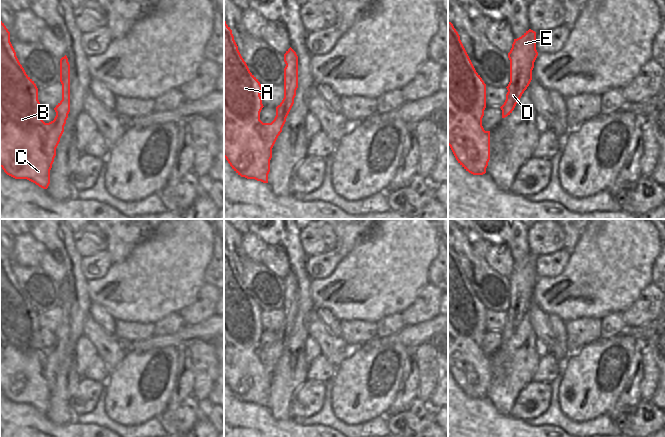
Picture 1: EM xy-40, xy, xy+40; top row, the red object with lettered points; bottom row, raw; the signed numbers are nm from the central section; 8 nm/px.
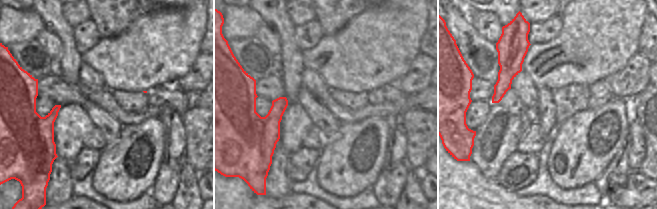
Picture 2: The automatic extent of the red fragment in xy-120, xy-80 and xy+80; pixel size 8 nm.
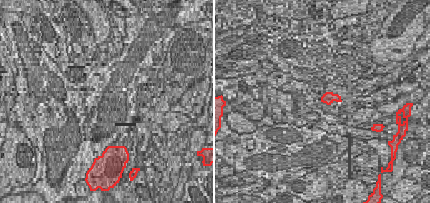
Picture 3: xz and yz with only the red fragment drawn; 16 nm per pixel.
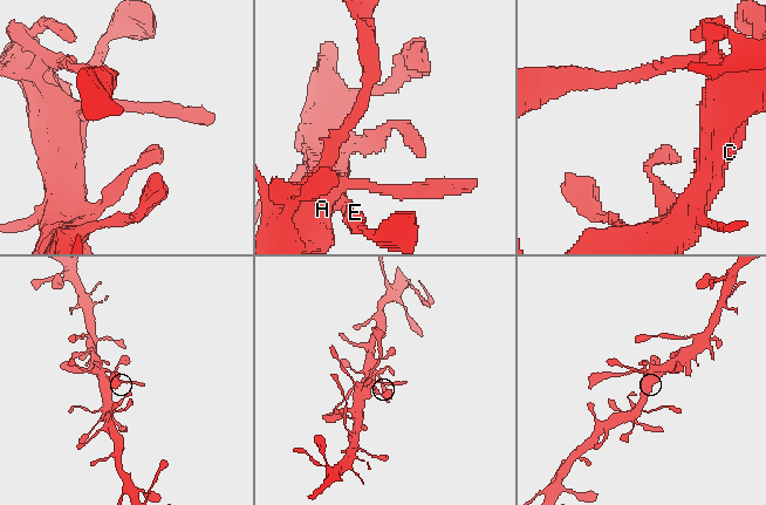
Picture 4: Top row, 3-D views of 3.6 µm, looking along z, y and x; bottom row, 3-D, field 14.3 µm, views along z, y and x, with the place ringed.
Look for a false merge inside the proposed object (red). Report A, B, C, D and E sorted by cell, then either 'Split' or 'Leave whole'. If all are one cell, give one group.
Groups: A B C D E. Leave whole.

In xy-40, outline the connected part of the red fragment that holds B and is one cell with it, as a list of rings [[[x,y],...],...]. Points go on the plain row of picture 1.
[[[0,244],[0,391],[7,399],[15,403],[27,403],[43,413],[47,413],[50,408],[50,394],[56,380],[56,372],[70,336],[70,288],[66,279],[60,283],[60,306],[62,324],[54,332],[54,344],[45,347],[40,340],[38,312],[20,288],[10,266],[10,256]]]

